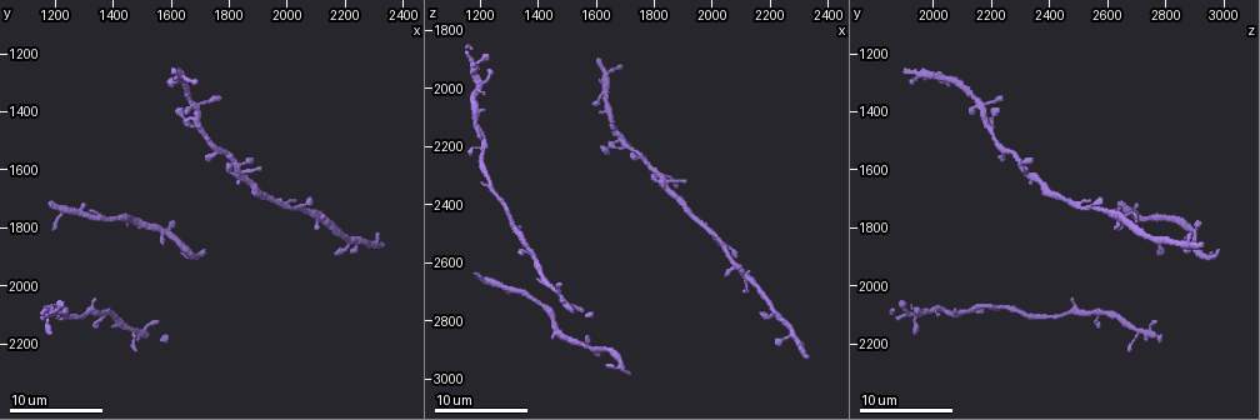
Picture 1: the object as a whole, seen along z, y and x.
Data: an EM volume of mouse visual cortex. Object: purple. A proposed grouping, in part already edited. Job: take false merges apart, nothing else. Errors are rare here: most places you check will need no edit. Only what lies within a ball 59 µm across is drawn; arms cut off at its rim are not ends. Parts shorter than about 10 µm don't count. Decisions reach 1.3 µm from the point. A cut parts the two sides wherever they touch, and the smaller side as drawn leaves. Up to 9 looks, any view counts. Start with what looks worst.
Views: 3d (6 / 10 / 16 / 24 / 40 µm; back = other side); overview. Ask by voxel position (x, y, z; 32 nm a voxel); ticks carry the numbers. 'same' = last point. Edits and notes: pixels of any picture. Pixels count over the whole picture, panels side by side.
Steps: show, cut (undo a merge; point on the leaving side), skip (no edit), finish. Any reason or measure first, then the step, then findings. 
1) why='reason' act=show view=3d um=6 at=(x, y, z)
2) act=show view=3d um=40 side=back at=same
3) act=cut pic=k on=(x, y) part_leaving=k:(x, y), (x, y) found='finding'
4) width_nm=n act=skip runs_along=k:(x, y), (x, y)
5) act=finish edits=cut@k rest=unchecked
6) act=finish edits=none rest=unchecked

why='arms part here' act=show view=3d um=10 at=(2070, 1750, 2610)

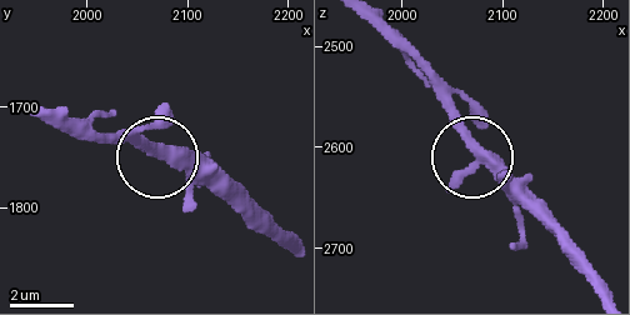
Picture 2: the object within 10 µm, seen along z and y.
act=skip found='all the same neuron'

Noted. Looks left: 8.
why='side arm on a straight run' act=show view=3d um=16 at=(1820, 1580, 2300)

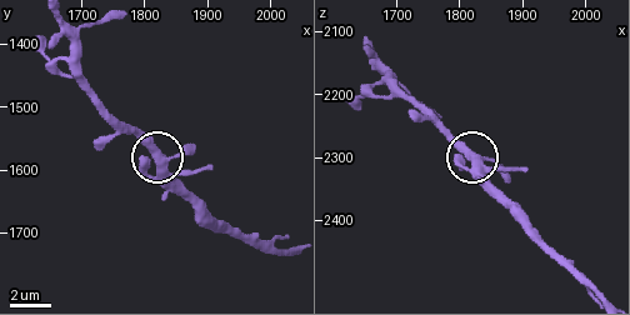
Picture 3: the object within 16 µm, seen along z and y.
act=show view=3d um=6 at=(1820, 1580, 2305)

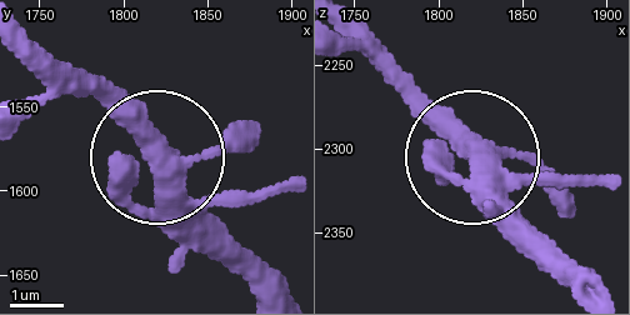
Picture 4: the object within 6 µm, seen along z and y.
act=skip found='all the same neuron'

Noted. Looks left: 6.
why='calibre changes' act=show view=3d um=6 at=(1930, 1680, 2420)

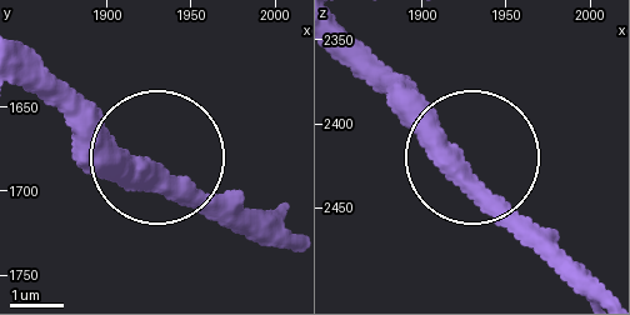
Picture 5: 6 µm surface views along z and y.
act=skip found='continuous, no second neuron'

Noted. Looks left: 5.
why='thin neck' act=show view=3d um=6 at=(1660, 1350, 2130)

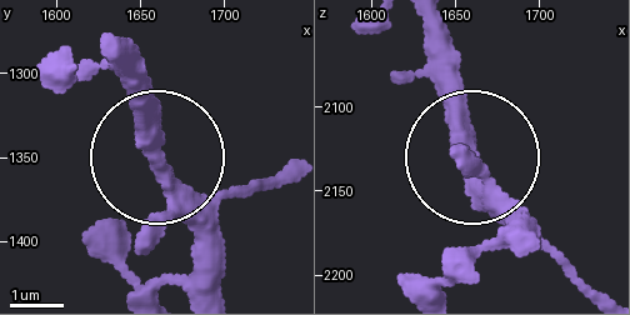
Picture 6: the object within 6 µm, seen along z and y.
act=show view=3d um=6 side=back at=same

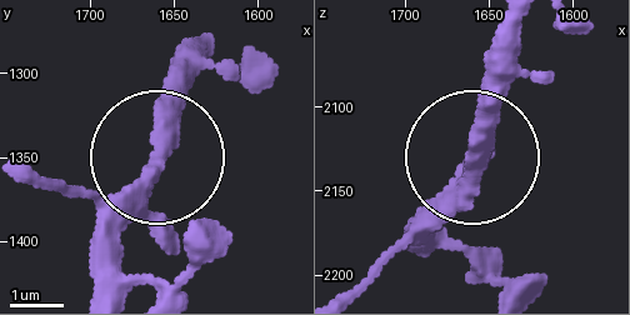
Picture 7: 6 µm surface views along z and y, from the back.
act=skip runs_along=7:(93, 291), (98, 224), (156, 158), (174, 54) found='all the same neuron'

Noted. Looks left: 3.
act=finish edits=none rest=unchecked

